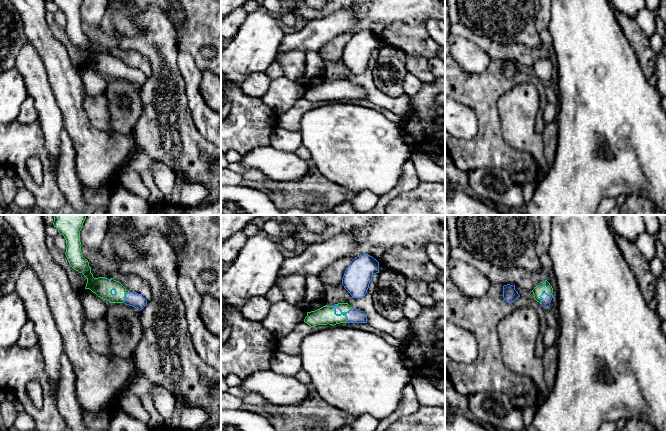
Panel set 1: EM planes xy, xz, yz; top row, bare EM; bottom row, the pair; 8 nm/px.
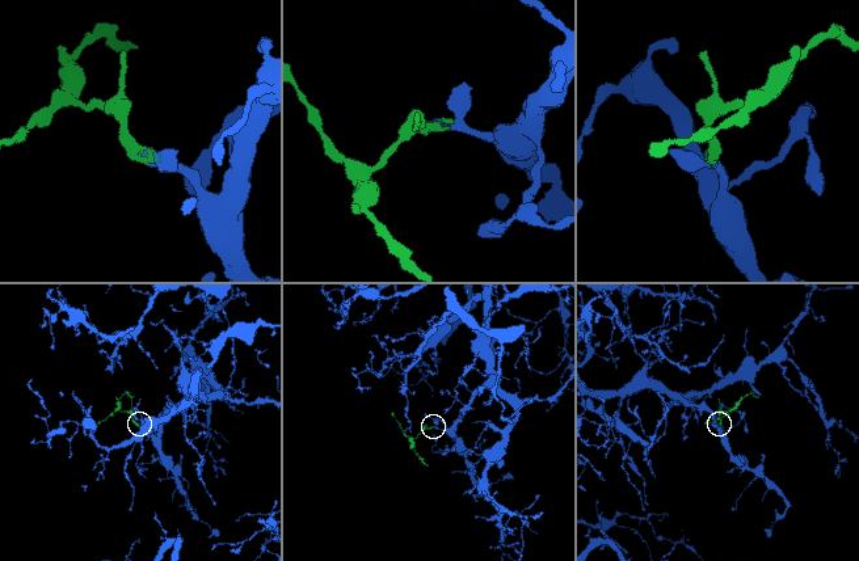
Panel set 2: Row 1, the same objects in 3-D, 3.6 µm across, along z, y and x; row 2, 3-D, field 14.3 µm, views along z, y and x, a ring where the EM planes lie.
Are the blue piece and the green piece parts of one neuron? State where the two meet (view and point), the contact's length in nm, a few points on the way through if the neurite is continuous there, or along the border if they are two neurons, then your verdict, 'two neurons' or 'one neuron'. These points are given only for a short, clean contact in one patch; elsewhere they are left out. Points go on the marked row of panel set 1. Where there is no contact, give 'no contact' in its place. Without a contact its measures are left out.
contact yz (542, 294); length 130 nm; way yz (546, 299), (542, 294), (538, 290); one neuron

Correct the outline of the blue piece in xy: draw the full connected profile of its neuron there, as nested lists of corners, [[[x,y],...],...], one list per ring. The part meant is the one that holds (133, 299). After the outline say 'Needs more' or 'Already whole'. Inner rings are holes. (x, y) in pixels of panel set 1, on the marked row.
[[[54,215],[54,227],[66,240],[65,255],[69,265],[87,278],[85,289],[90,289],[98,297],[109,303],[124,303],[137,310],[147,305],[147,300],[136,292],[130,292],[113,278],[94,278],[89,262],[81,252],[80,231],[86,215]]]. Needs more

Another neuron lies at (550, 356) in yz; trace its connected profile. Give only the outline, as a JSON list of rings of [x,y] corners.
[[[557,344],[545,348],[542,357],[542,365],[544,369],[545,383],[549,392],[551,391],[557,375],[558,365],[558,349]]]

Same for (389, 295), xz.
[[[386,270],[379,272],[379,279],[372,295],[375,310],[389,321],[399,321],[404,317],[403,304],[408,297],[407,279],[399,272]]]

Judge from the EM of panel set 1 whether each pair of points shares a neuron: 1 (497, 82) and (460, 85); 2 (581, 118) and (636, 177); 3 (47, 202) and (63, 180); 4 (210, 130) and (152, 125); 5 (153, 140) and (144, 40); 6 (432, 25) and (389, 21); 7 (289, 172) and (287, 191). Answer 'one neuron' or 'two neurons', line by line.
1: one neuron
2: one neuron
3: two neurons
4: two neurons
5: one neuron
6: two neurons
7: two neurons

